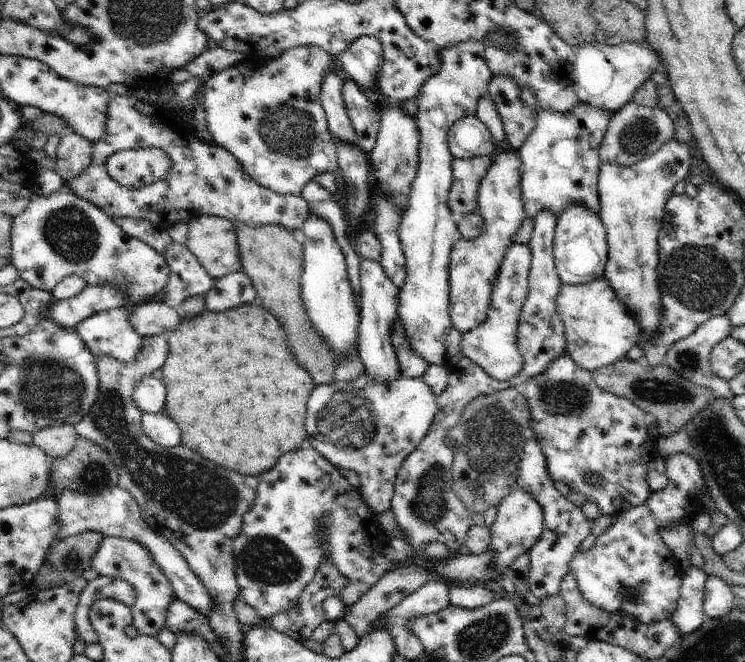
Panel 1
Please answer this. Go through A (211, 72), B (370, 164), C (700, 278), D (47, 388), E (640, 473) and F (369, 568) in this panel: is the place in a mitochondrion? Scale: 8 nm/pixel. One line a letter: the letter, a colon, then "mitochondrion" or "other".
A: other
B: other
C: mitochondrion
D: mitochondrion
E: other
F: other

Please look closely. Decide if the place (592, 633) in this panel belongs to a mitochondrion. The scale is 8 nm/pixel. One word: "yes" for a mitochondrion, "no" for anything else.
no

